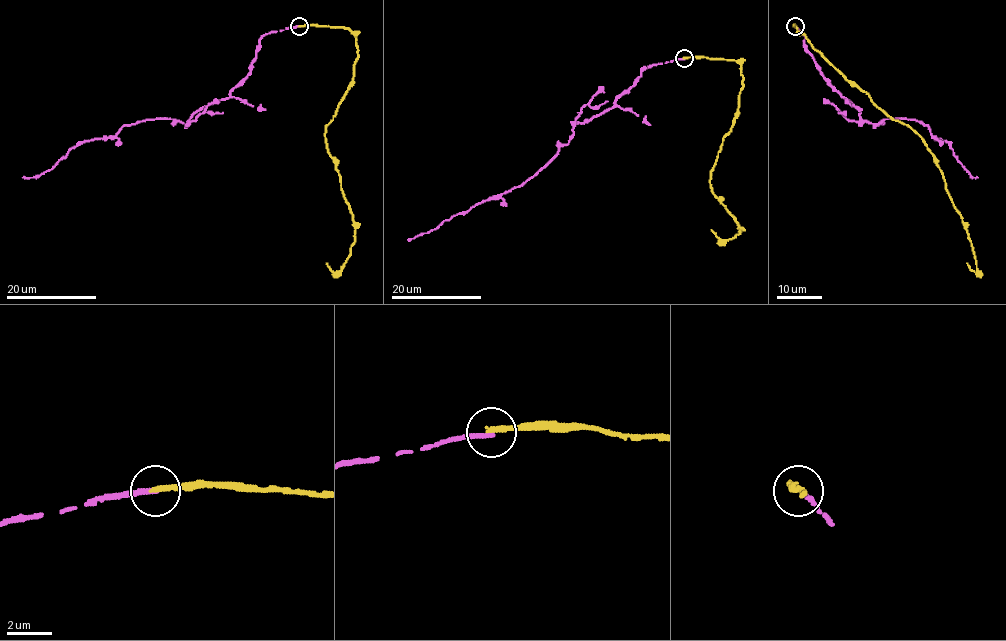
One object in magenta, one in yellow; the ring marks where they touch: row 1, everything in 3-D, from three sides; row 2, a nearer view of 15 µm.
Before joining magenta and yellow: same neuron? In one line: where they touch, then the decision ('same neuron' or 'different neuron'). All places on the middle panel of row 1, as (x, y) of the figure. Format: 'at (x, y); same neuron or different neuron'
at (684, 58); different neuron

